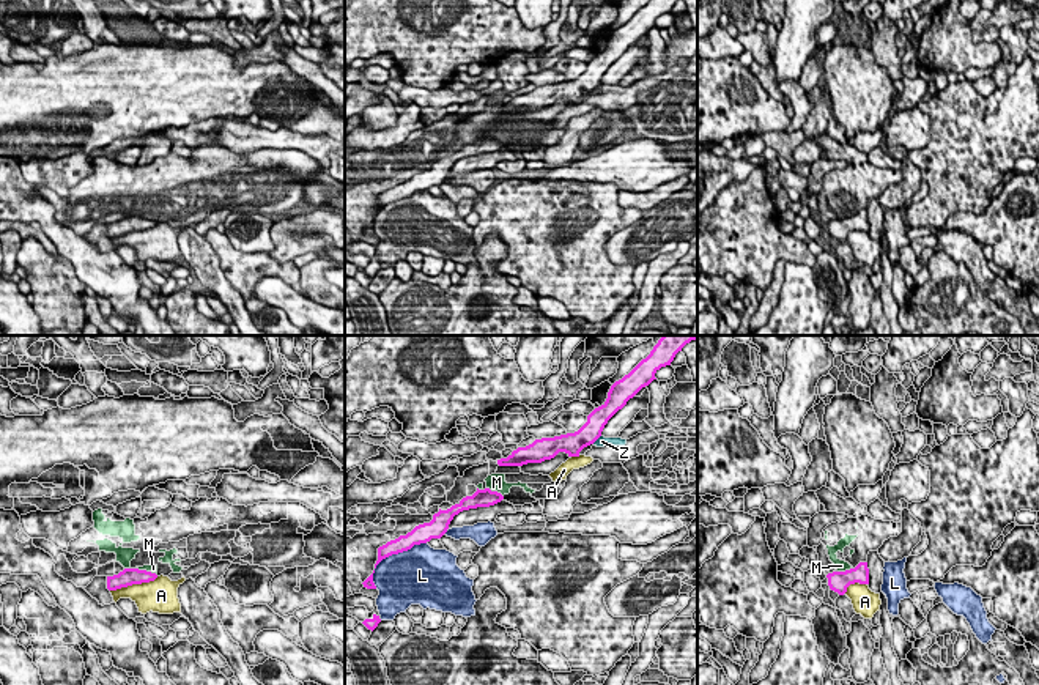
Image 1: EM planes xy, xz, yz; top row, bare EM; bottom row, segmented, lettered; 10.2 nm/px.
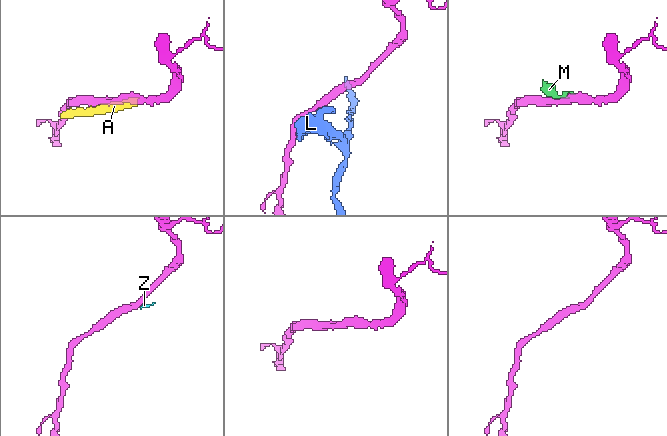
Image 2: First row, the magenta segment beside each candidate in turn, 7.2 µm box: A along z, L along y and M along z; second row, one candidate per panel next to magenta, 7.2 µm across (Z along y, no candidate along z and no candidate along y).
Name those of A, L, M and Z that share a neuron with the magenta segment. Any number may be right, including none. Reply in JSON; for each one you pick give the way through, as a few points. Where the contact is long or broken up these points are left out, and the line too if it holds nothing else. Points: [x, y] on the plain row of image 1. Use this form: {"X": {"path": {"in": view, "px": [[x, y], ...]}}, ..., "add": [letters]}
{"add": []}

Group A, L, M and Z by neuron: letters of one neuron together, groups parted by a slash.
A Z / L / M

